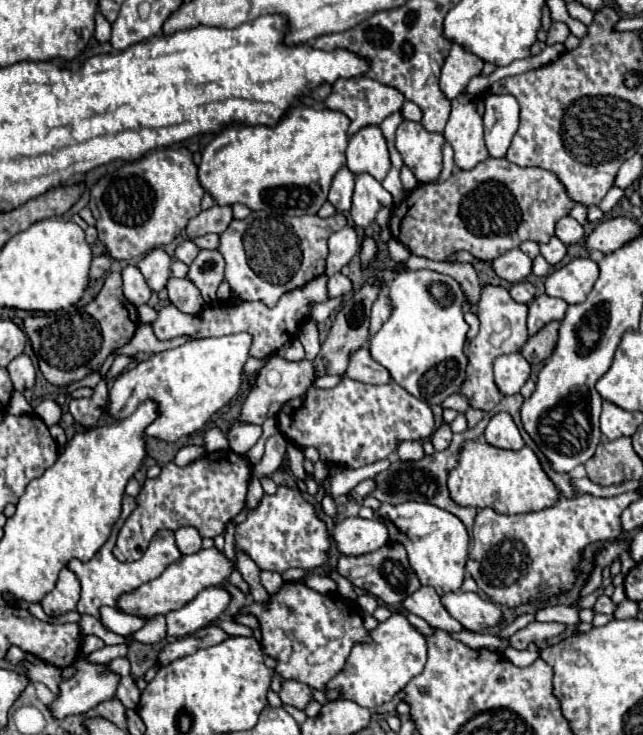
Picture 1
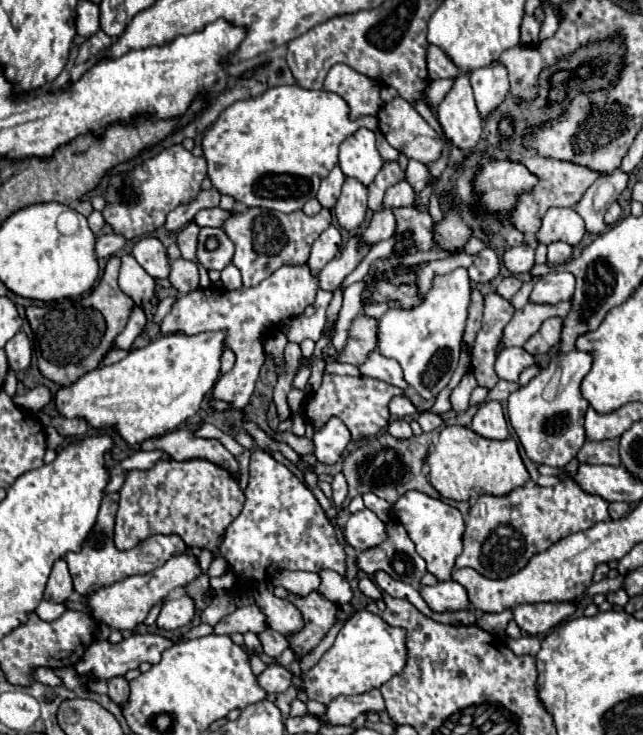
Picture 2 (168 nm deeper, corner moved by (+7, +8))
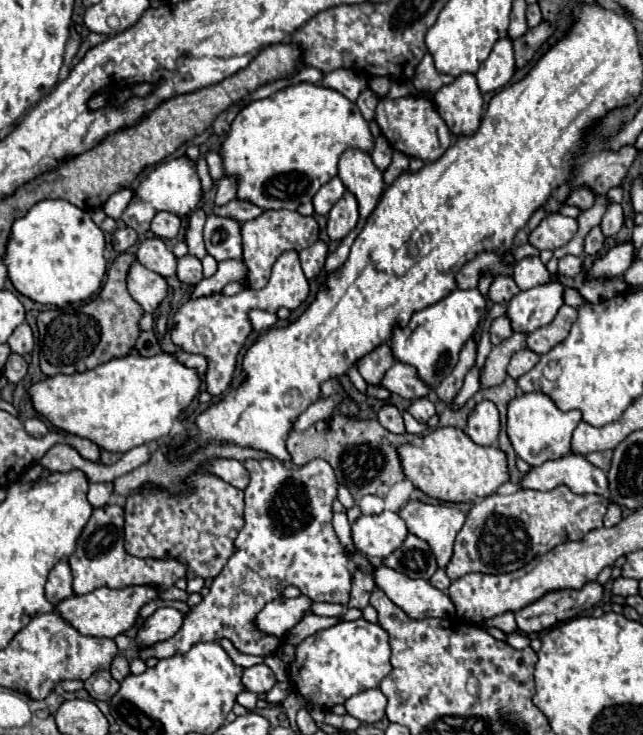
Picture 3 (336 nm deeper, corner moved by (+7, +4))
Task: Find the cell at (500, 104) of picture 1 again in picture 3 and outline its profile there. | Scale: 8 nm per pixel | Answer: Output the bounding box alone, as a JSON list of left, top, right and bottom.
[475,37,515,93]

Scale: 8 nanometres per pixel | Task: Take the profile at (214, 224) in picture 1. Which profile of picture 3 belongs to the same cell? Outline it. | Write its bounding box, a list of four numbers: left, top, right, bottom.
[151,213,181,239]

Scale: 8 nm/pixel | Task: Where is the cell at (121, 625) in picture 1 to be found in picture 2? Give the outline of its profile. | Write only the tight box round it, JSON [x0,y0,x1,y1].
[35,601,67,621]

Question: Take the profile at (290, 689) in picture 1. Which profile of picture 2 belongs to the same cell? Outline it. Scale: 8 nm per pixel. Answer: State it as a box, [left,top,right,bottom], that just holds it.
[259,665,293,693]

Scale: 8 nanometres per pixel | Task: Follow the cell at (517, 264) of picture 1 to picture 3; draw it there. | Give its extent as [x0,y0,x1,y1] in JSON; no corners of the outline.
[513,257,557,289]

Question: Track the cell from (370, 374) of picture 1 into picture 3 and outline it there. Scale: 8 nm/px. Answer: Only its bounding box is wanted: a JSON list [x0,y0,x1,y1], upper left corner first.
[383,361,429,399]

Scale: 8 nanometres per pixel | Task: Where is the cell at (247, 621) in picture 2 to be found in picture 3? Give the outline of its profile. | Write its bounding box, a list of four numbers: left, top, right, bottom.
[255,595,313,637]

